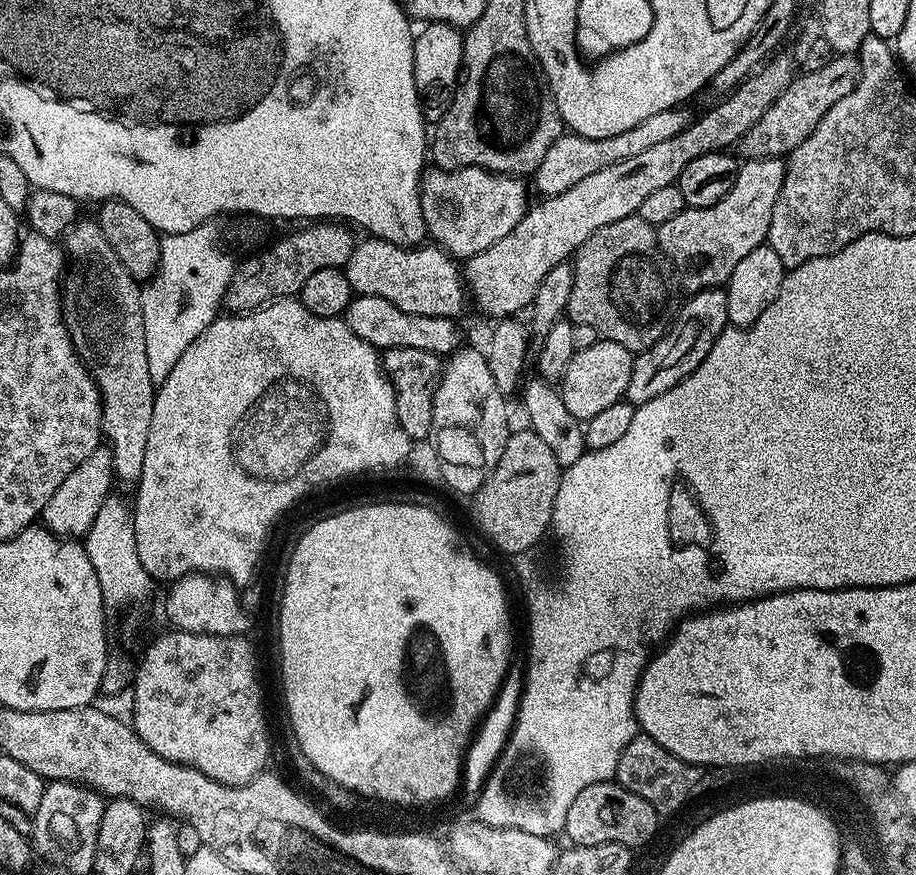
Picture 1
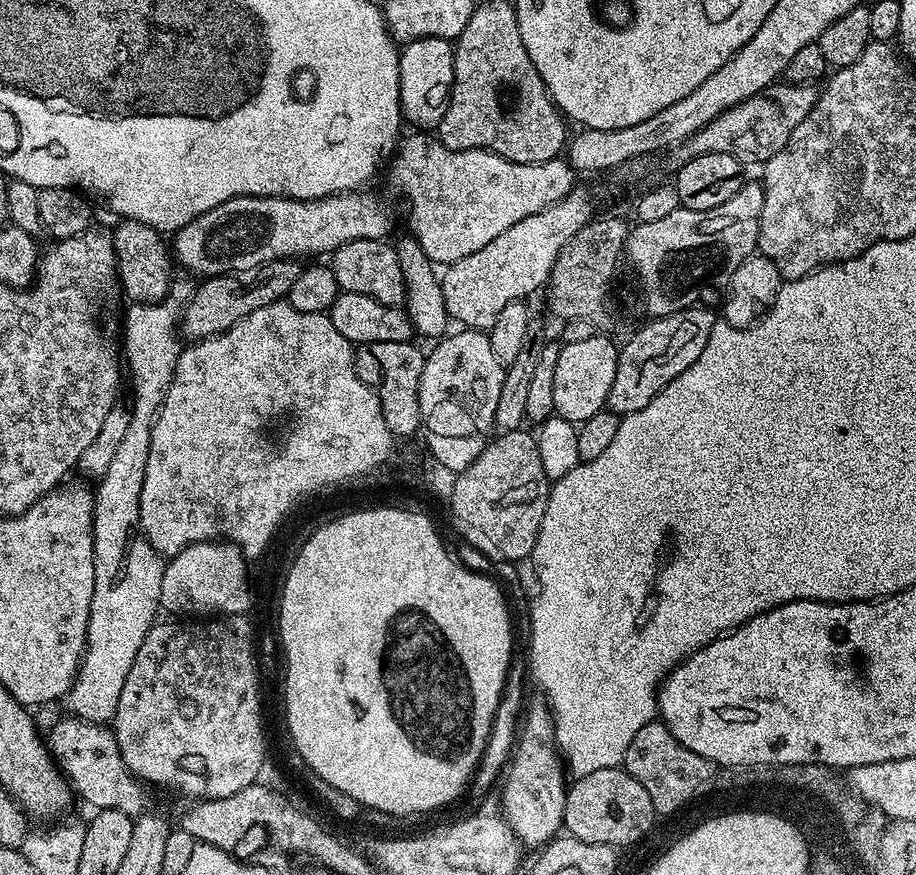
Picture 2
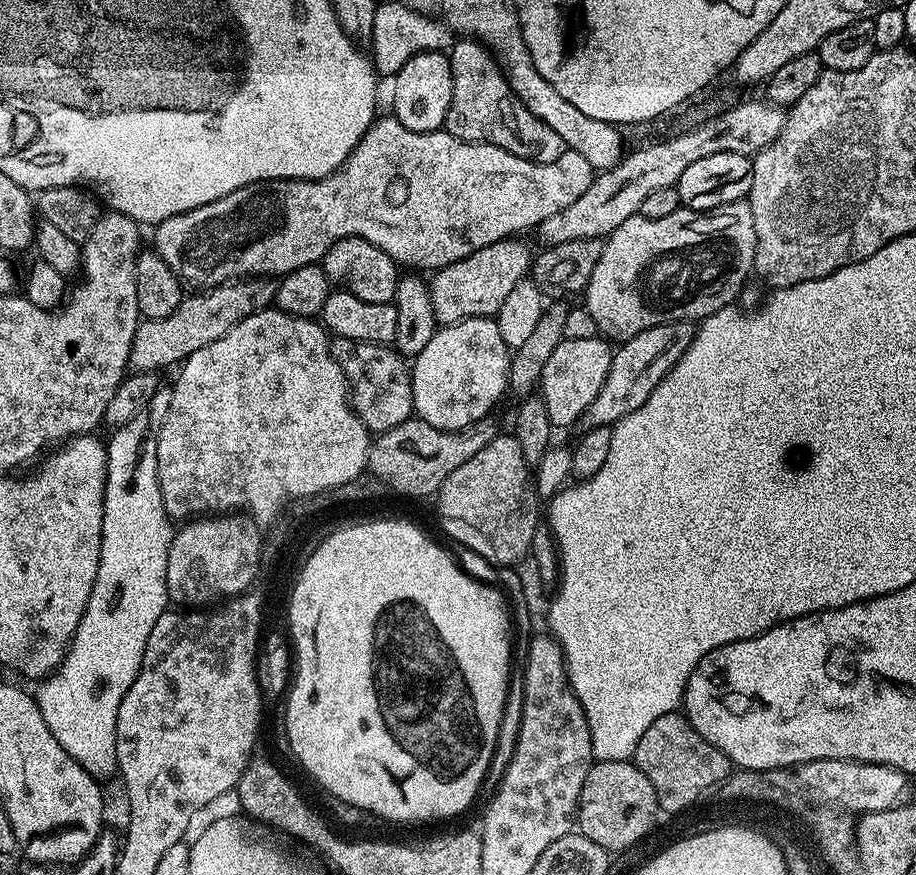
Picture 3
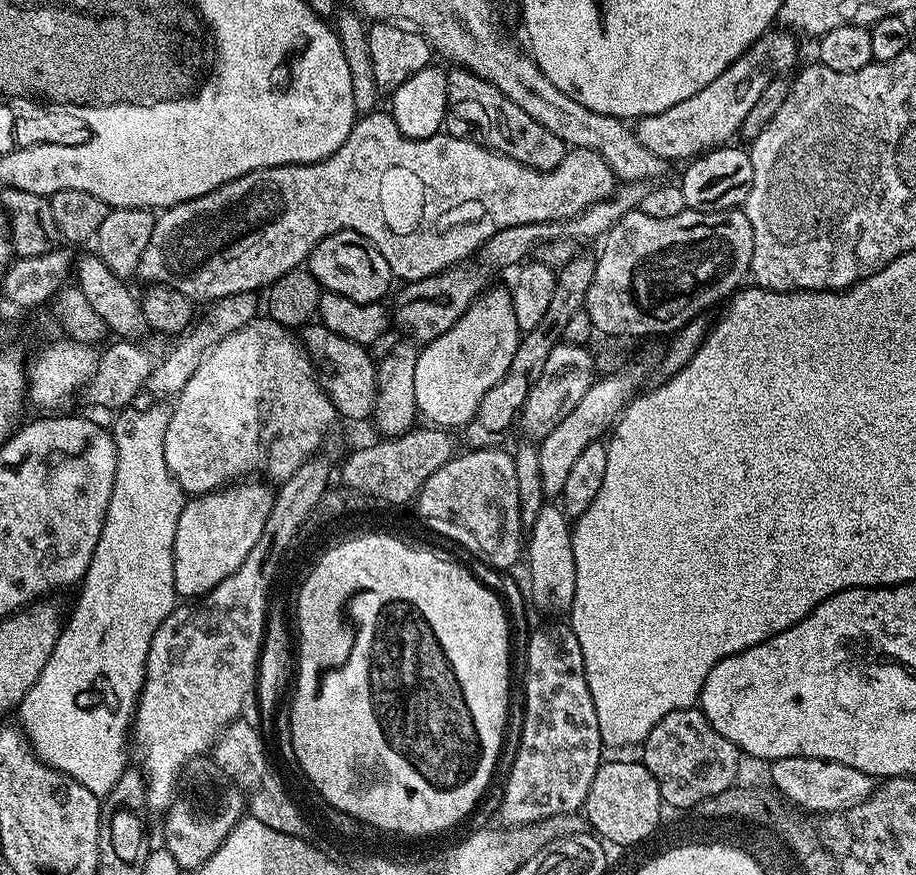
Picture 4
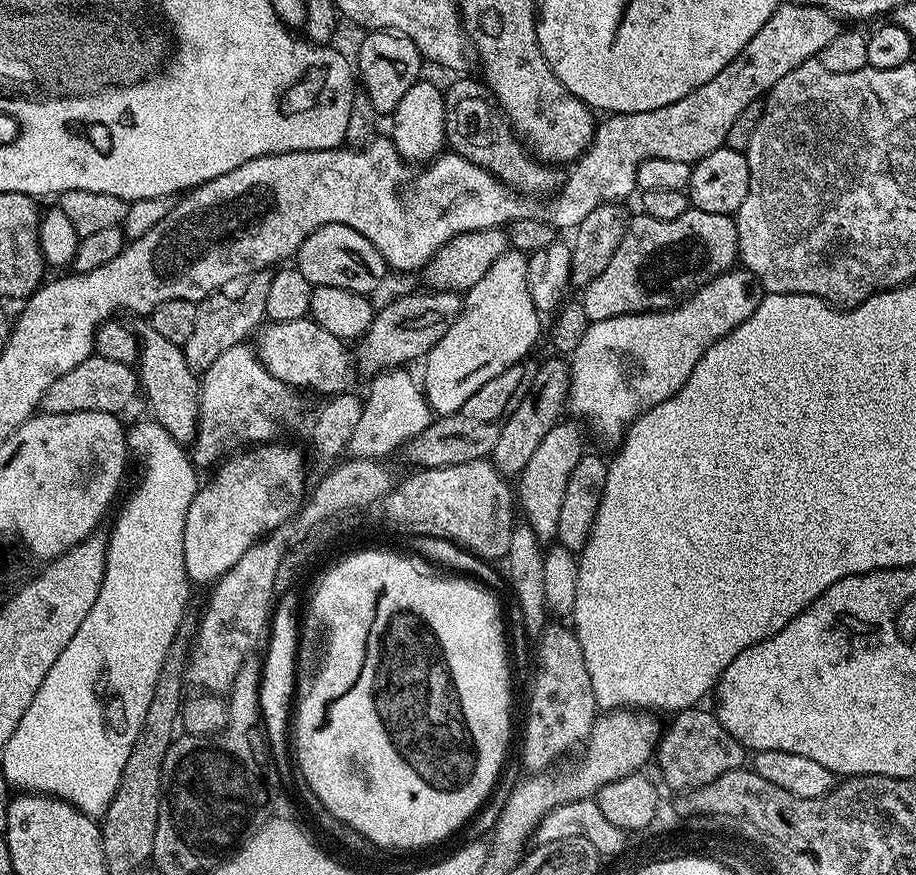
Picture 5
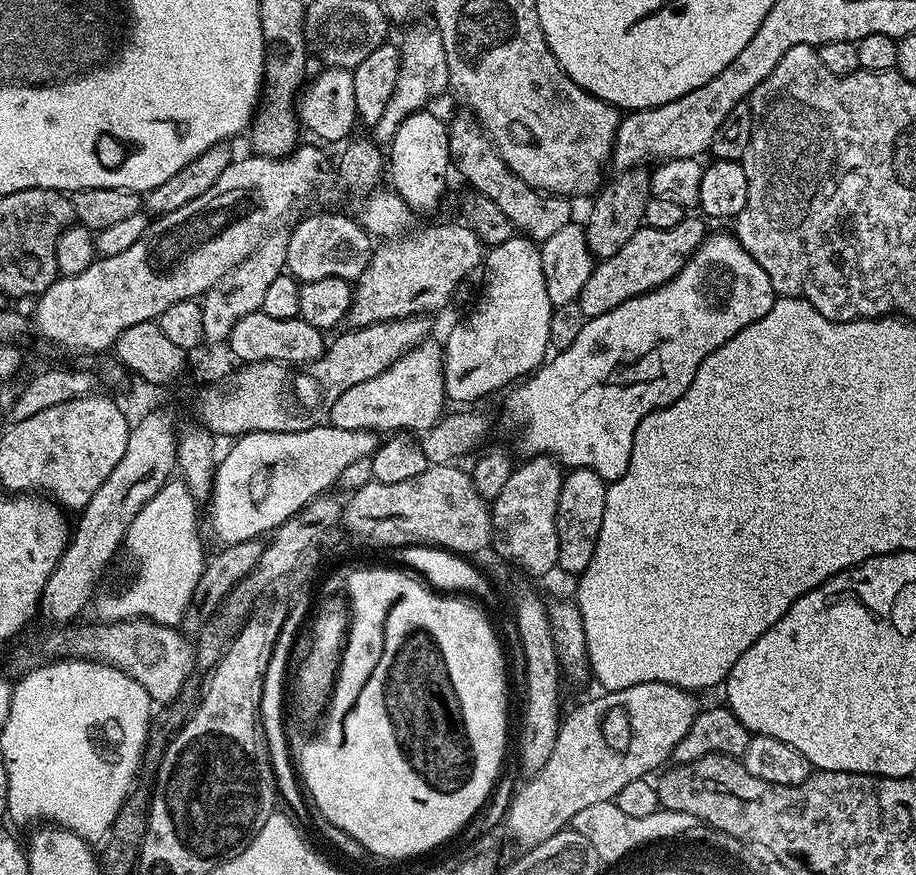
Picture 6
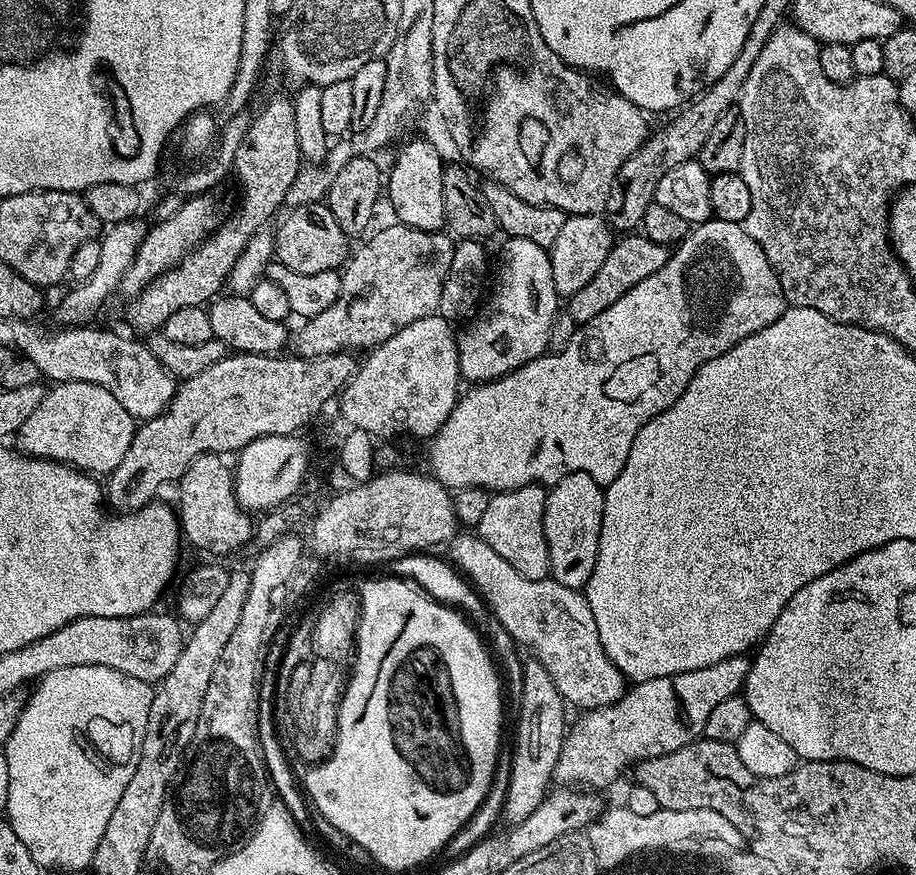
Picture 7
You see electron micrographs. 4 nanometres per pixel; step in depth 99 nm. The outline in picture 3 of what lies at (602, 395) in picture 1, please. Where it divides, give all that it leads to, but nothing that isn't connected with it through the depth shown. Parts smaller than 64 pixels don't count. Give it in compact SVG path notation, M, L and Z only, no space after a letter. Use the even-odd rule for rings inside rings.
M599 335L592 338L565 339L558 346L558 350L550 354L540 375L538 392L544 397L553 429L568 428L575 420L577 423L590 402L598 398L598 390L602 390L602 382L606 382L606 374L610 370L612 354L609 341Z

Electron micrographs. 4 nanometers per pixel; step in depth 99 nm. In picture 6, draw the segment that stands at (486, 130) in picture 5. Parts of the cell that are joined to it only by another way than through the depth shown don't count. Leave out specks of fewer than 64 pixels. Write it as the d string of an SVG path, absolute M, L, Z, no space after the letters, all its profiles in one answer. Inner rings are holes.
M471 114L463 115L447 121L448 149L450 150L450 158L454 161L455 171L460 171L461 178L472 187L473 193L490 198L490 202L494 202L494 206L498 206L498 210L502 210L502 214L506 214L506 218L510 218L513 229L517 233L527 236L533 242L542 242L546 238L551 238L557 230L562 230L562 226L573 223L572 208L568 205L571 203L565 197L538 192L526 182L522 182L522 178L514 175L506 166L504 159L496 153L496 146L488 139L484 129L480 127L480 121Z

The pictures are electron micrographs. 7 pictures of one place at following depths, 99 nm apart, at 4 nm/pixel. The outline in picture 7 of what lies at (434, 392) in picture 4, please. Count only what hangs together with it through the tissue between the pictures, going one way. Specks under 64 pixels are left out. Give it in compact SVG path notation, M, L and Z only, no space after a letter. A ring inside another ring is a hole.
M508 236L505 241L504 253L500 256L500 277L496 280L496 289L493 292L491 289L487 297L486 307L483 309L484 317L482 312L482 315L473 319L467 325L469 328L465 332L461 331L458 336L460 374L468 382L497 380L499 376L505 376L507 372L513 372L518 366L536 360L549 351L548 335L558 311L558 305L556 305L558 297L554 286L554 270L549 249L538 246L538 242L530 242L530 238Z

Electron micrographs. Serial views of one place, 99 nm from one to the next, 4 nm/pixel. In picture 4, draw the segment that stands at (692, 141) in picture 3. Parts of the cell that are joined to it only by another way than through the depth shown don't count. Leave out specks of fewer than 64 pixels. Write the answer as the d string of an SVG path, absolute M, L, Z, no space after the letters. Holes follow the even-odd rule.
M624 182L617 187L611 196L607 196L605 200L590 206L586 210L582 210L582 214L571 216L568 220L530 222L529 224L519 224L518 226L506 226L506 230L498 230L498 234L494 234L494 238L490 238L481 246L478 253L479 263L487 266L489 269L491 269L490 267L513 267L512 269L515 269L517 266L525 263L535 253L536 248L542 246L542 242L550 242L551 240L559 240L561 238L583 242L583 240L594 240L598 236L600 236L599 238L607 237L609 230L627 212L635 212L639 209L645 191L646 188L643 183Z

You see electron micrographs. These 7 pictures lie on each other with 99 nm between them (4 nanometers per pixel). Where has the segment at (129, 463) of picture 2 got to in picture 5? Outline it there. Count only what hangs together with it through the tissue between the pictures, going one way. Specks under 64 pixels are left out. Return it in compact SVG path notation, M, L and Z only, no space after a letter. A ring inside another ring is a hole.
M155 418L147 419L140 420L137 424L131 425L129 423L126 428L129 453L136 455L137 452L140 455L140 464L144 469L140 472L140 481L137 482L136 489L129 494L128 501L121 506L120 513L117 514L116 521L112 524L112 532L107 533L106 568L102 578L102 588L98 590L98 598L94 602L90 614L86 614L86 618L82 618L82 626L78 626L78 634L74 634L74 638L70 638L66 650L62 650L62 654L58 654L58 662L54 662L54 666L50 666L50 674L46 674L42 686L38 686L38 694L34 694L34 702L30 702L26 714L22 714L22 722L18 722L18 730L14 730L14 734L2 749L2 756L4 756L2 770L13 789L45 796L58 796L93 818L103 816L115 796L115 791L118 790L122 770L125 769L126 760L130 756L130 750L133 749L134 740L138 737L138 730L142 726L146 710L150 707L150 698L153 697L155 680L158 678L159 671L162 670L167 650L170 649L171 643L175 641L176 632L181 624L185 623L186 620L184 607L188 604L190 581L186 570L186 562L184 561L182 542L184 541L184 527L186 526L186 510L190 510L190 502L194 498L198 487L198 479L196 480L198 469L192 463L185 445L177 442Z

